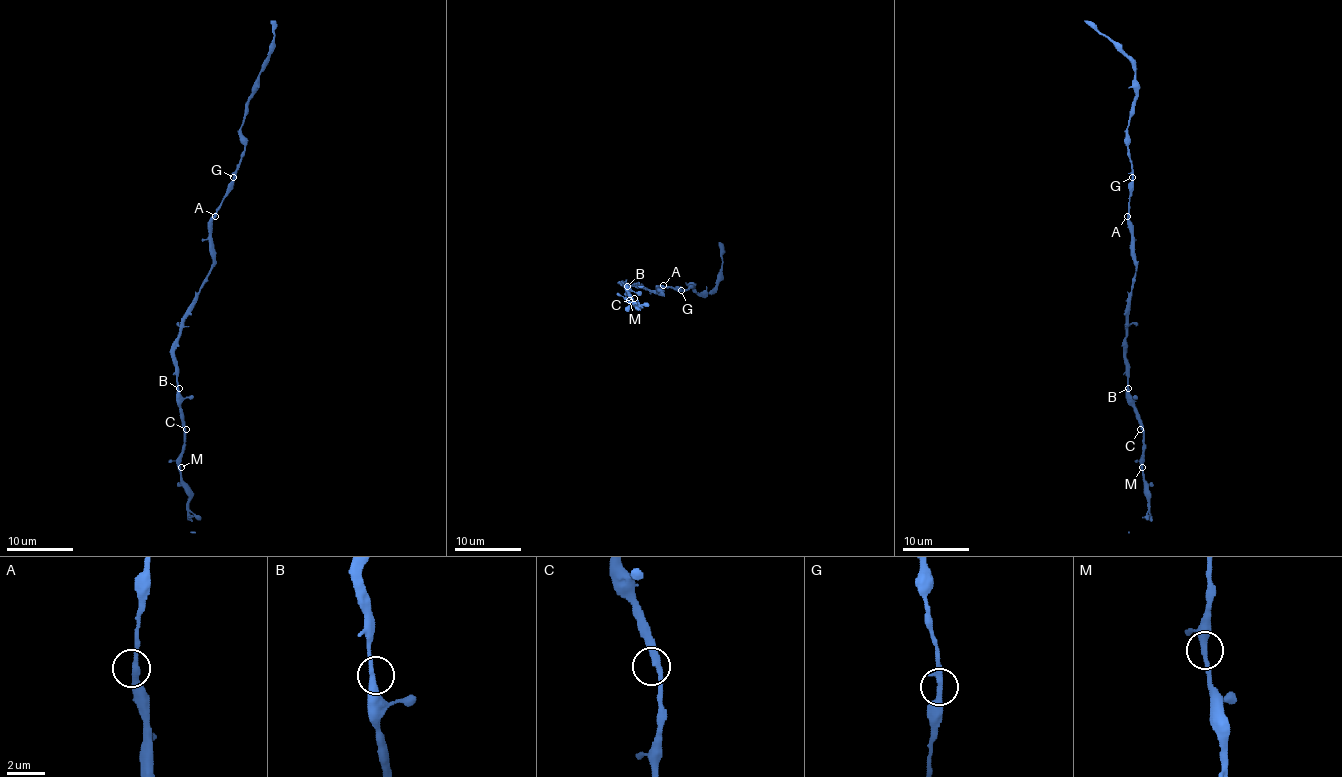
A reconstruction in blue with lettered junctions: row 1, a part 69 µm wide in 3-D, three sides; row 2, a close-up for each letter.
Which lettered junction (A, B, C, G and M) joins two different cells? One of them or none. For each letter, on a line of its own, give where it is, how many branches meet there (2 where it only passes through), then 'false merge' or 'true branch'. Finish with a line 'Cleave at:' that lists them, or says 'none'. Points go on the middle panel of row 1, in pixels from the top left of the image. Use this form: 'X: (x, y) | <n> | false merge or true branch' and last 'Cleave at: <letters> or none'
A: (663, 285) | 2 | true branch
B: (627, 286) | 2 | true branch
C: (634, 298) | 2 | true branch
G: (681, 290) | 2 | true branch
M: (629, 300) | 2 | true branch
Cleave at: none

